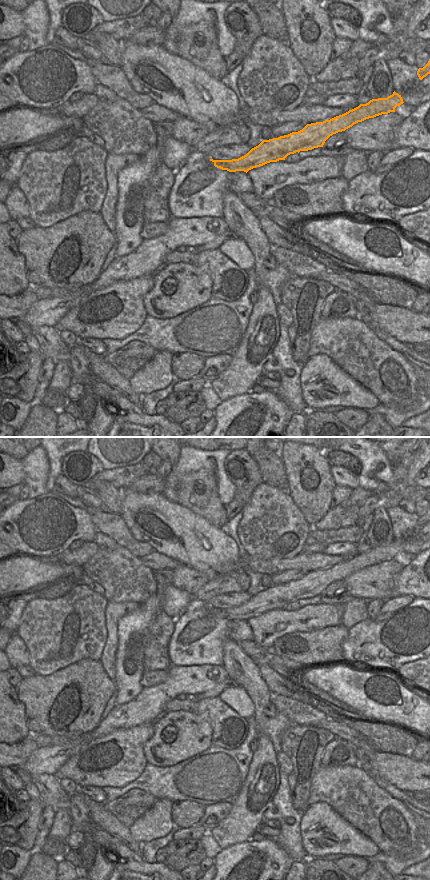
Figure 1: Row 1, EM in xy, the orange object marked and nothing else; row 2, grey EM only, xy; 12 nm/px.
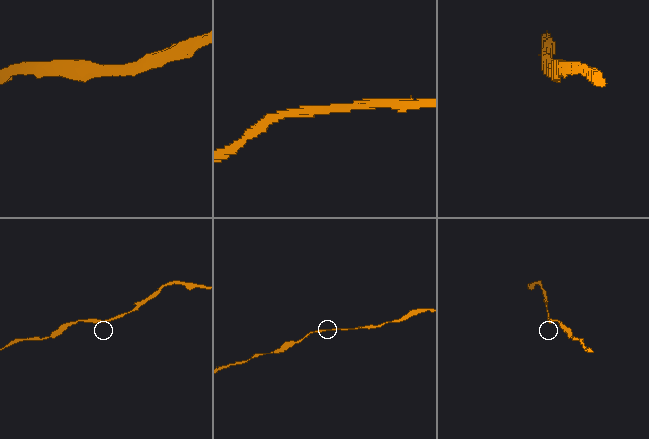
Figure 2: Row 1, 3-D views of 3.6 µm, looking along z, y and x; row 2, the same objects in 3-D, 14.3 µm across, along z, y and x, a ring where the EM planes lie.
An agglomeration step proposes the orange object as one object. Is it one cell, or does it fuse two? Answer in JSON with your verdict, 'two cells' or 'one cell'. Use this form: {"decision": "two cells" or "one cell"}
{"decision": "one cell"}

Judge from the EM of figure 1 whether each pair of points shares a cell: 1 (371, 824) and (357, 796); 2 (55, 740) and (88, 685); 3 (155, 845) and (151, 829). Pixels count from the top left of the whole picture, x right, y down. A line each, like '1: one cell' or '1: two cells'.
1: one cell
2: two cells
3: two cells

